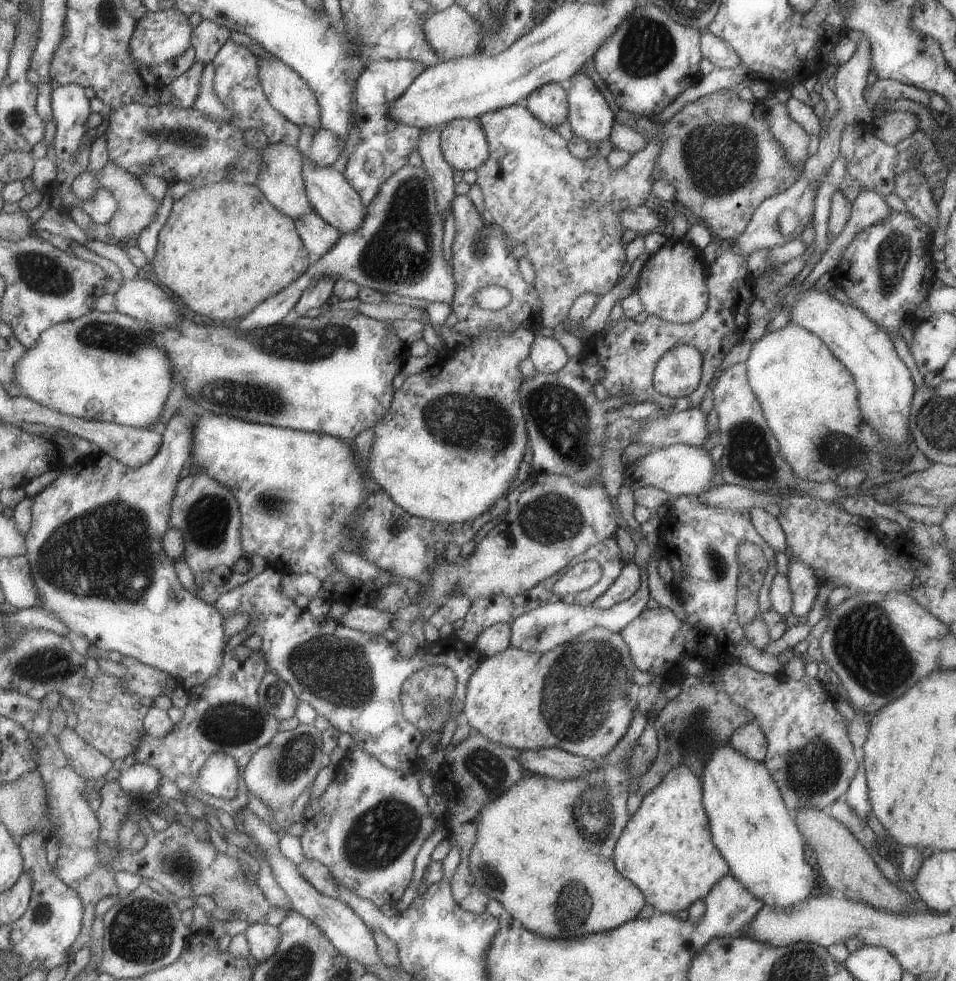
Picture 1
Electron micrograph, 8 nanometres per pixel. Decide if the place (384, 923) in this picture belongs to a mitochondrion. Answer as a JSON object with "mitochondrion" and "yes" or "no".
{"mitochondrion":"no"}

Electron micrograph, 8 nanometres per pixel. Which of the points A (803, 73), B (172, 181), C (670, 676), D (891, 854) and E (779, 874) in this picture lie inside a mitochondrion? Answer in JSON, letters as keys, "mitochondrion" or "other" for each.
{"A":"other","B":"other","C":"other","D":"other","E":"other"}

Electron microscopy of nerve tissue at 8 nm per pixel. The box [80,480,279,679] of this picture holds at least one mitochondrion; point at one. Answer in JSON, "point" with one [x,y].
{"point":[206,521]}

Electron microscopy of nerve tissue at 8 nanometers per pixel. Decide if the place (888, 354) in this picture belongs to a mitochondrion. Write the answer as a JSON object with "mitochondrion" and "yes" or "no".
{"mitochondrion":"no"}

